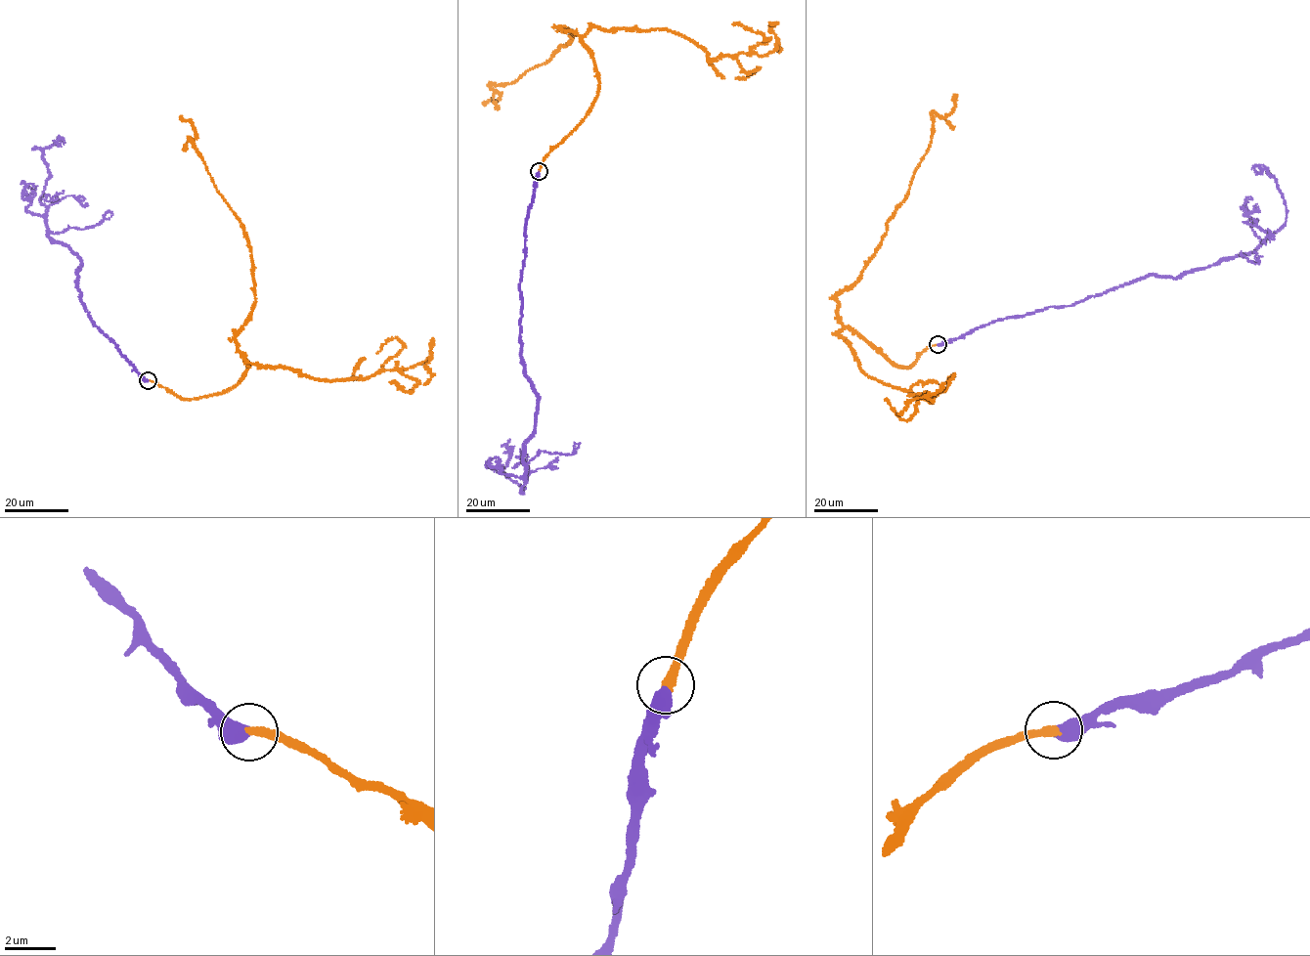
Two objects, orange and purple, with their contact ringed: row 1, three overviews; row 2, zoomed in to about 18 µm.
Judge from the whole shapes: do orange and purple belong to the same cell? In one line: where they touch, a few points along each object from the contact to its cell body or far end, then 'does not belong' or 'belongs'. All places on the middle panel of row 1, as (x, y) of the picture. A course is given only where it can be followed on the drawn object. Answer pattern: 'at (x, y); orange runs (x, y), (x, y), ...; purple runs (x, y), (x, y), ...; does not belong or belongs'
at (539, 171); orange runs (538, 171), (598, 92), (581, 38), (559, 28), (575, 34), (565, 46), (490, 84), (500, 98), (482, 104); purple runs (538, 171), (519, 288), (520, 355), (538, 398), (522, 494), (501, 469), (506, 449); belongs

